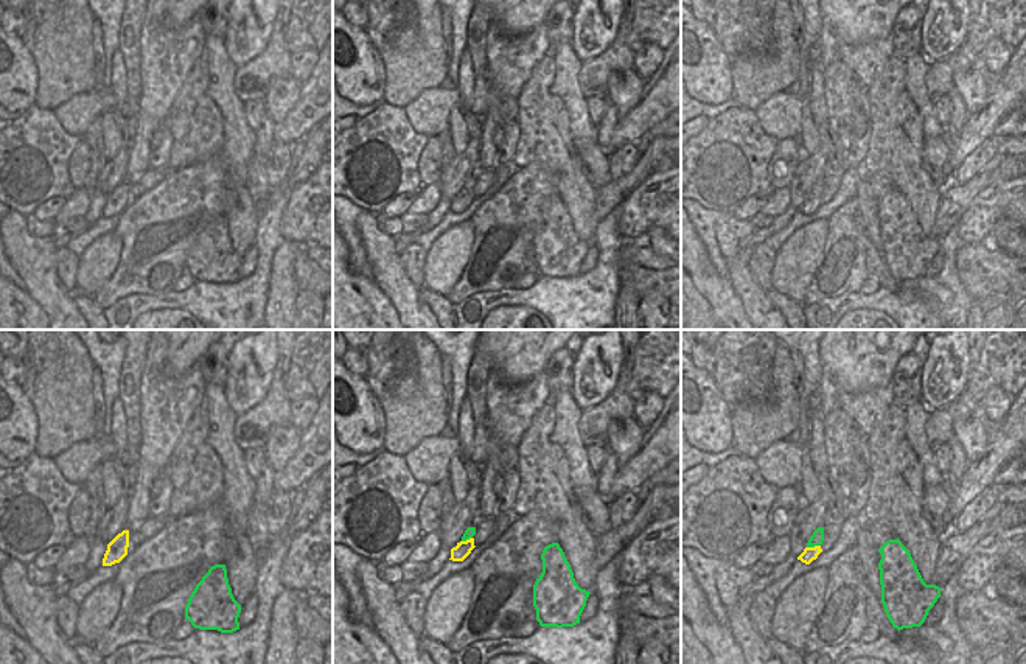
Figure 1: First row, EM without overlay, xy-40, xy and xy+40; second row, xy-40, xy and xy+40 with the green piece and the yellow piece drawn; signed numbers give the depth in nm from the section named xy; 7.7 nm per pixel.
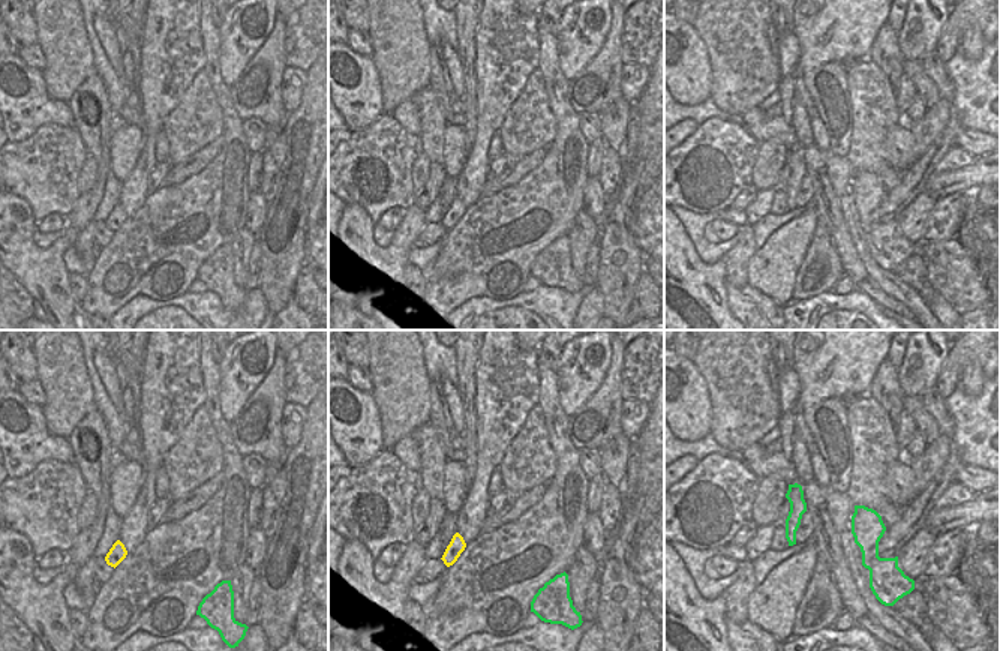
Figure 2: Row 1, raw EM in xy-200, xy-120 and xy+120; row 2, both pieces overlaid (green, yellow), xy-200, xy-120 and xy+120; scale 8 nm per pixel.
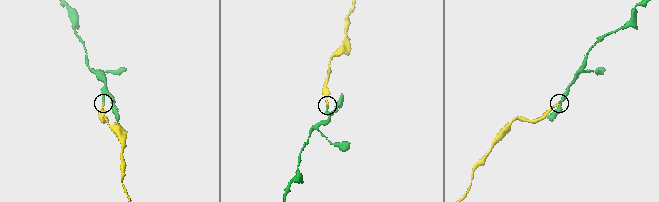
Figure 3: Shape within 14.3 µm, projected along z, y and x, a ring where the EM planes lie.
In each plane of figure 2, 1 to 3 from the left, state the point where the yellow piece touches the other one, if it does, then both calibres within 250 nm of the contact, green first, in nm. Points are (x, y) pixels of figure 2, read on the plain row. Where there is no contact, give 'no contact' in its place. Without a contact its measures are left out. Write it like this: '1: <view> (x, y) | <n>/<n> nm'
1: no contact
2: no contact
3: no contact

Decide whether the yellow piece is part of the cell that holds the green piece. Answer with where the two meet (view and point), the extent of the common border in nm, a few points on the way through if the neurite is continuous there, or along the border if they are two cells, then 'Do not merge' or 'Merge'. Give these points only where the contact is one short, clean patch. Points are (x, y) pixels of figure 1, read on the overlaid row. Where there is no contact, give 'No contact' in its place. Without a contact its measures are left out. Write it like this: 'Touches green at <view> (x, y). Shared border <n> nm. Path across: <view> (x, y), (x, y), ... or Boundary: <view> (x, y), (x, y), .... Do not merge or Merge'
Touches green at xy+40 (813, 546). Shared border 110 nm. Path across: xy+40 (816, 538), (813, 546), (809, 554). Merge

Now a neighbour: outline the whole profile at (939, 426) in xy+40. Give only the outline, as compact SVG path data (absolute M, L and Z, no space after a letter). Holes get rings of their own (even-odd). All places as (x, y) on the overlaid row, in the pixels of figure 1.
M967 389L950 404L931 411L925 423L925 435L933 451L942 443L947 443L953 434L953 423L958 417L978 417L979 404L975 403Z

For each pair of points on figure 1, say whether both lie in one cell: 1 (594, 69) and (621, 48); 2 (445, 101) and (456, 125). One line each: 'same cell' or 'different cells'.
1: same cell
2: different cells

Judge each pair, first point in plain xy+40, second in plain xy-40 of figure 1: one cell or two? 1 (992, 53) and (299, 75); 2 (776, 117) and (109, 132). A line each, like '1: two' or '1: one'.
1: one
2: two

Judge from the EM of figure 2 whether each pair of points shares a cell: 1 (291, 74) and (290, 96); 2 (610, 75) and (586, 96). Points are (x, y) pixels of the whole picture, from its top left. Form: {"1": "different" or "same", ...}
{"1": "same", "2": "same"}

